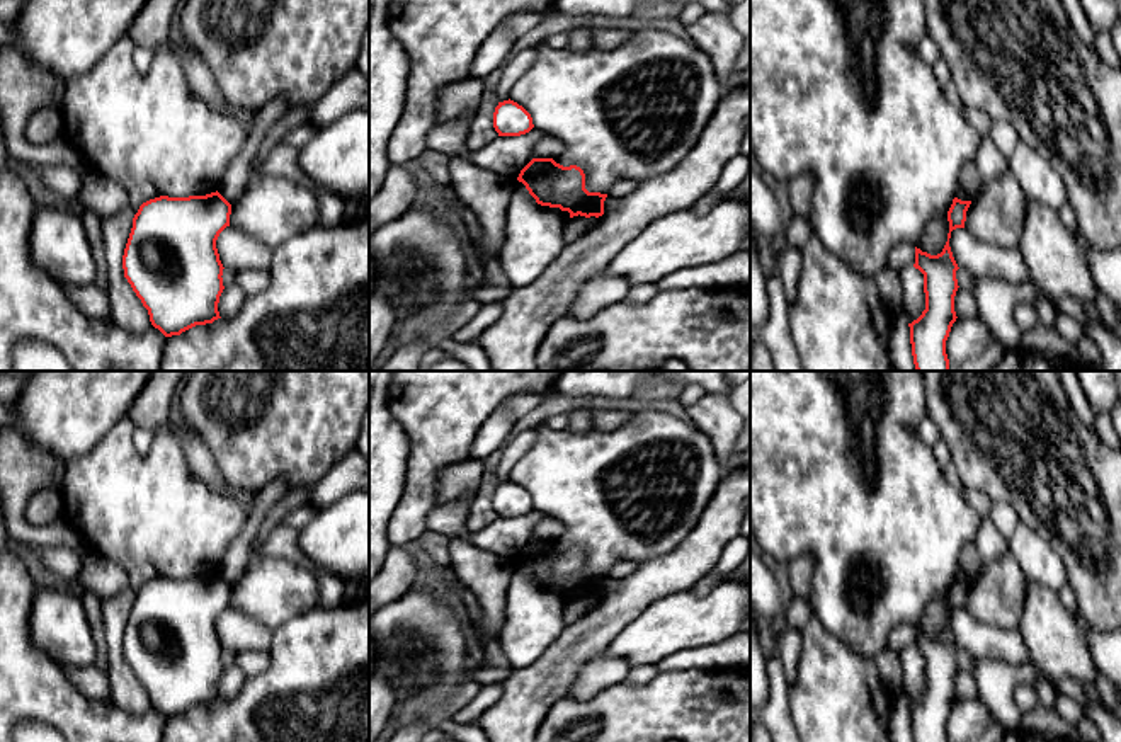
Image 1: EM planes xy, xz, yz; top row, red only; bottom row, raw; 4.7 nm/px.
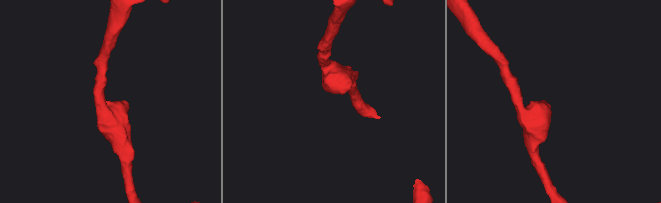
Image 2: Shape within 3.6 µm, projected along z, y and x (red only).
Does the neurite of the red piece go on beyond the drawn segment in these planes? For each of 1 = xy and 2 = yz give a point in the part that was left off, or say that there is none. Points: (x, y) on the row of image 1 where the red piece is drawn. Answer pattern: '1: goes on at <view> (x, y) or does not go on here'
1: does not go on here
2: does not go on here

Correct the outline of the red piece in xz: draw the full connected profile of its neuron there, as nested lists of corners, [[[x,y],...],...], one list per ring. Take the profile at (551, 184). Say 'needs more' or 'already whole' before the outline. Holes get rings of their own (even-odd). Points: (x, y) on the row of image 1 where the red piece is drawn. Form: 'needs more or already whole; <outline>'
already whole; [[[532,158],[519,174],[519,182],[541,206],[560,208],[573,216],[602,216],[607,194],[589,192],[580,167],[563,167],[553,158]]]

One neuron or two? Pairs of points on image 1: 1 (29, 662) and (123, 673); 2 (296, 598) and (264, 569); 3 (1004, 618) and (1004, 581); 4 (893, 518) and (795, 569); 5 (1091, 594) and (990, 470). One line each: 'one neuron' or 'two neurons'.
1: two neurons
2: one neuron
3: one neuron
4: two neurons
5: one neuron

